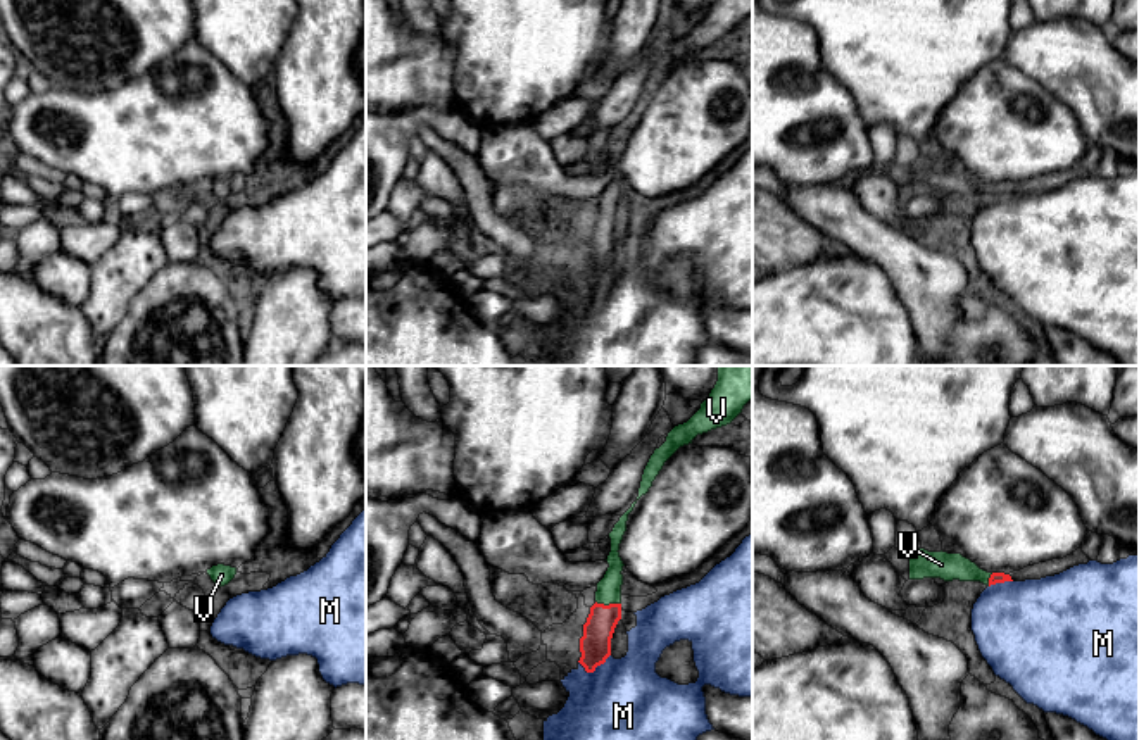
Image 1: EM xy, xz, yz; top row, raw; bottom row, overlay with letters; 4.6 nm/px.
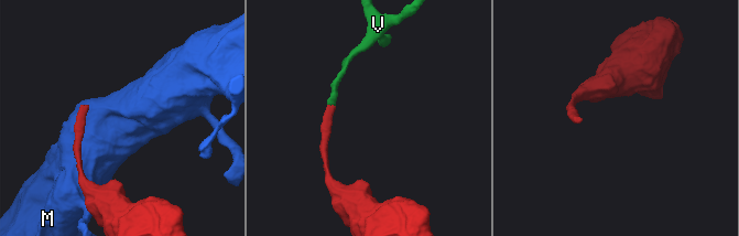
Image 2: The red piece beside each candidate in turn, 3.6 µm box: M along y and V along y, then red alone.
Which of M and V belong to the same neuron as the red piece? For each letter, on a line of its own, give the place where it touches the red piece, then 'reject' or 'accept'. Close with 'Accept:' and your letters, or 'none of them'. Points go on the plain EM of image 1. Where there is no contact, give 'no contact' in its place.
M: xz (594, 283) | reject
V: xz (610, 218) | accept
Accept: V

